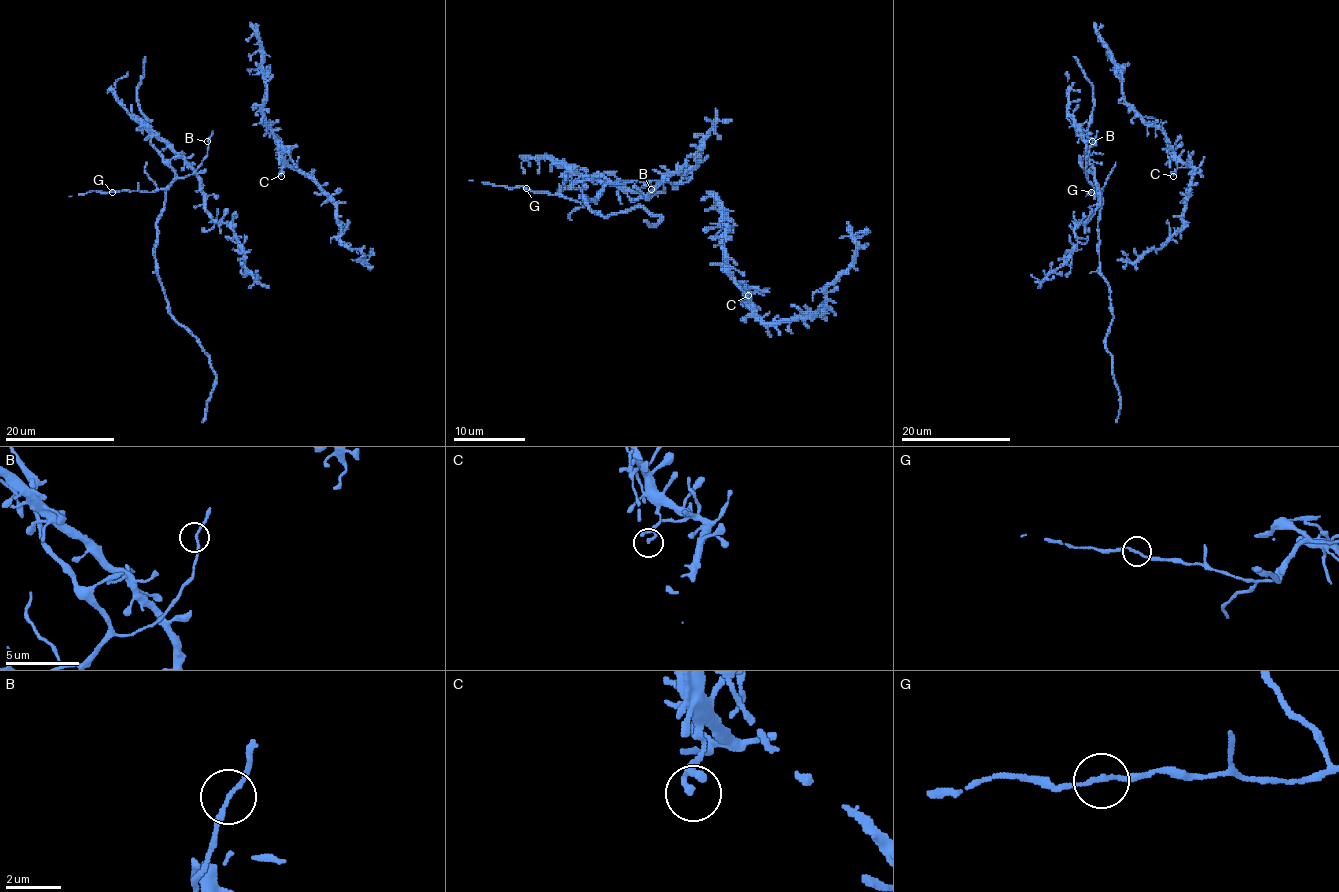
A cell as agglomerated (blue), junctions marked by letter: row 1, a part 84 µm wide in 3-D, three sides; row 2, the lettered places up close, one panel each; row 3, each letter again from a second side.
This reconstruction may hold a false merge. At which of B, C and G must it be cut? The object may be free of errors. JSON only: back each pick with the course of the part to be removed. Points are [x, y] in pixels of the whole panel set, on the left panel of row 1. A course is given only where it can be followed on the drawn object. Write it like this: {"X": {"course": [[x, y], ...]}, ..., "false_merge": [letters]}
{"false_merge": []}

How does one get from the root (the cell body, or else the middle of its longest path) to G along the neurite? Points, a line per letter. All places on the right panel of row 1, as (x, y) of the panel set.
G: (1092, 141), (1085, 159), (1085, 173), (1088, 180), (1102, 191), (1091, 192)

